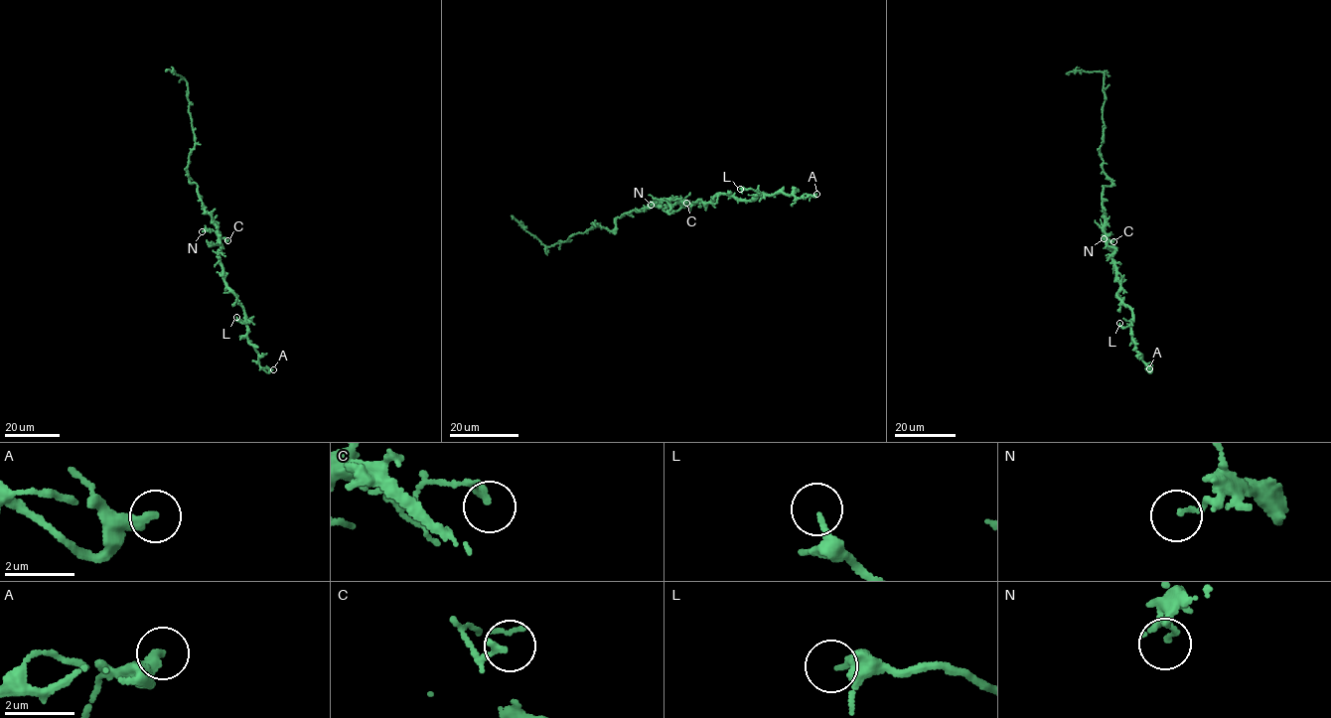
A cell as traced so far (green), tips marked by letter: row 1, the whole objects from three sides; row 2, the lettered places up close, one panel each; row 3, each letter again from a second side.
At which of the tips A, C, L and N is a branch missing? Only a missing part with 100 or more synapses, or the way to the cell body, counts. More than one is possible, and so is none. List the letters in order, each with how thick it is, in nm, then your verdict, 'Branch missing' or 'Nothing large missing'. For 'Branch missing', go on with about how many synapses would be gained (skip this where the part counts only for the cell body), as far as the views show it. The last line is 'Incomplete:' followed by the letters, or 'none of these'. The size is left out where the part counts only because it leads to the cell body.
A: Thickness 340 nm. Nothing large missing
C: Thickness 180 nm. Nothing large missing
L: Thickness 180 nm. Nothing large missing
N: Thickness 110 nm. Nothing large missing
Incomplete: none of these

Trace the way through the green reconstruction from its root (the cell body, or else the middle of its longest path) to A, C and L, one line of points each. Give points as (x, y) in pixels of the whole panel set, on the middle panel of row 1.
A: (644, 209), (673, 199), (682, 206), (707, 203), (721, 194), (746, 201), (780, 192), (799, 198), (816, 194)
C: (644, 209), (668, 199), (686, 203)
L: (644, 209), (673, 199), (682, 206), (685, 202), (709, 202), (721, 194), (746, 201), (760, 195), (740, 189)

